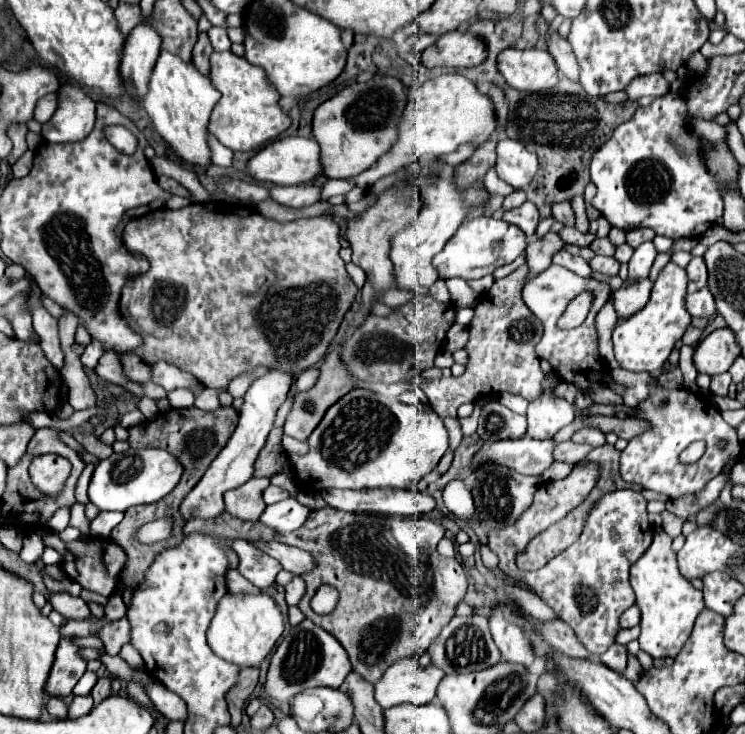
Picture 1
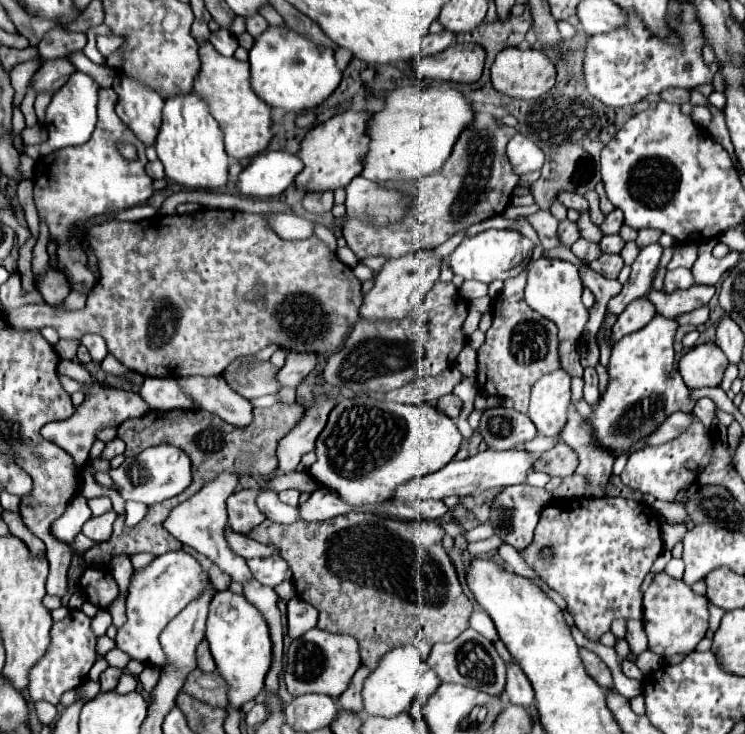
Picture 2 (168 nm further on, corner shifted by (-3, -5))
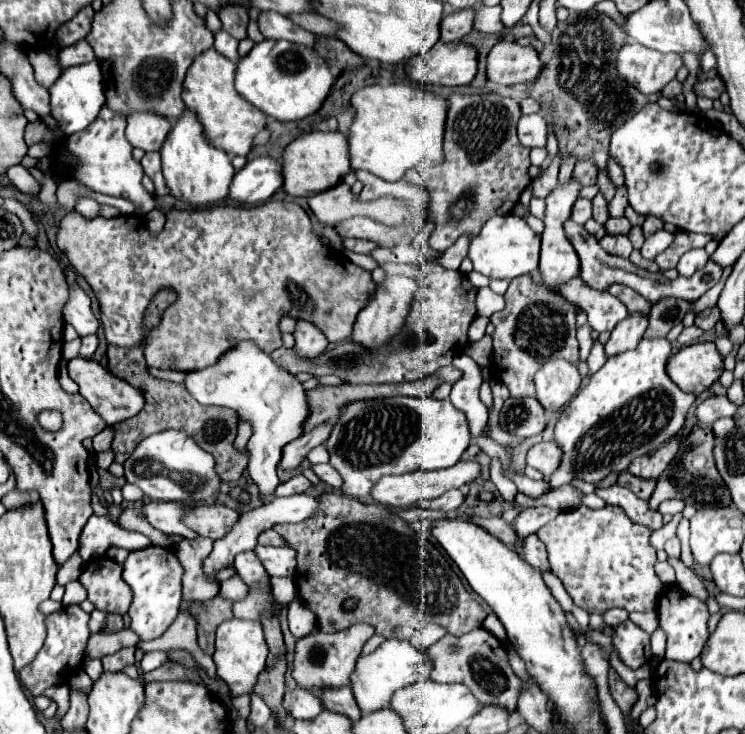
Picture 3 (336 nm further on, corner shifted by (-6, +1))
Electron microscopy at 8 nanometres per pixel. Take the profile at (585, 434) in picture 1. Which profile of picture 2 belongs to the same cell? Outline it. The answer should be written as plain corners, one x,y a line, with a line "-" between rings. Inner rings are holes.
573,385
573,401
569,405
569,421
561,431
561,439
579,455
577,475
581,475
587,483
583,497
607,497
607,483
611,477
613,455
601,449
591,439
591,429
583,425
583,417
577,413
573,403
583,397
583,385

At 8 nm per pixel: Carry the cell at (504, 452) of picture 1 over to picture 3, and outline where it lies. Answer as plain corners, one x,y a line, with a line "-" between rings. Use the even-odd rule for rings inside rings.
474,459
472,461
458,461
456,465
446,467
446,469
438,469
438,471
416,471
416,473
408,473
408,475
386,475
376,483
376,489
372,489
372,499
376,503
386,505
386,507
404,509
404,507
410,507
414,503
440,497
442,493
446,493
450,489
460,489
462,485
476,481
480,475
482,475
482,465

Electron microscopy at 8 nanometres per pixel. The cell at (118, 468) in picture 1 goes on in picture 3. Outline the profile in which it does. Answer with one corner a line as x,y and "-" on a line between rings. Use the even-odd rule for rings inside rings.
160,431
138,443
134,453
124,461
124,477
140,487
148,499
158,501
194,501
202,503
216,495
220,481
214,471
214,457
202,451
184,431

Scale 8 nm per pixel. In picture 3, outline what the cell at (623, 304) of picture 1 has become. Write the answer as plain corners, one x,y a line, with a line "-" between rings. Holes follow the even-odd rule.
630,313
610,333
610,339
606,343
606,357
612,357
612,355
628,351
628,349
634,349
640,343
646,327
648,327
648,317
646,315

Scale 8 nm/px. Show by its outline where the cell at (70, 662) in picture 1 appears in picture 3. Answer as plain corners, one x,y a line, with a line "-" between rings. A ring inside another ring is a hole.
80,605
62,607
60,611
56,611
56,613
46,617
48,635
46,635
46,641
44,641
44,647
38,651
36,659
18,673
20,681
24,683
24,687
34,697
42,695
48,687
66,683
82,667
84,657
86,657
86,645
88,645
88,639
90,639
88,621
90,621
90,615
84,613
80,609

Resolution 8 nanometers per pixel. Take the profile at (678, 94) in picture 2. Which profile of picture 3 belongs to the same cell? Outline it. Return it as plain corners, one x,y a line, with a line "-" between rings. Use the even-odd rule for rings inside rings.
720,77
706,79
706,81
696,81
696,83
694,83
694,93
696,93
696,97
718,99
722,91
724,91
724,83
722,83

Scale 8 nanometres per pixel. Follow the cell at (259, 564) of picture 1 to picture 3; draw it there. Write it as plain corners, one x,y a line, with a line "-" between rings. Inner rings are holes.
256,545
256,555
270,577
286,577
294,573
294,549
290,547
262,547

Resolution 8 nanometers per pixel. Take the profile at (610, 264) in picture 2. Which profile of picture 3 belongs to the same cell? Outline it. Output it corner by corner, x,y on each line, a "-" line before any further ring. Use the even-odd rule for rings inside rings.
606,235
604,239
600,239
600,245
602,245
602,249
604,249
606,253
616,255
616,257
628,259
630,253
632,253
632,245
630,245
628,237
624,237
624,235
616,235
616,237

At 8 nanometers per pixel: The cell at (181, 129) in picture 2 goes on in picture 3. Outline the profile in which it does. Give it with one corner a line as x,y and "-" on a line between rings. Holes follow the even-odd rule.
184,109
182,115
174,121
170,133
166,135
166,141
162,143
160,155
164,179
172,191
172,197
186,201
190,205
206,205
216,203
228,195
228,187
234,177
232,161
226,151
216,149
208,141
204,125
192,109

